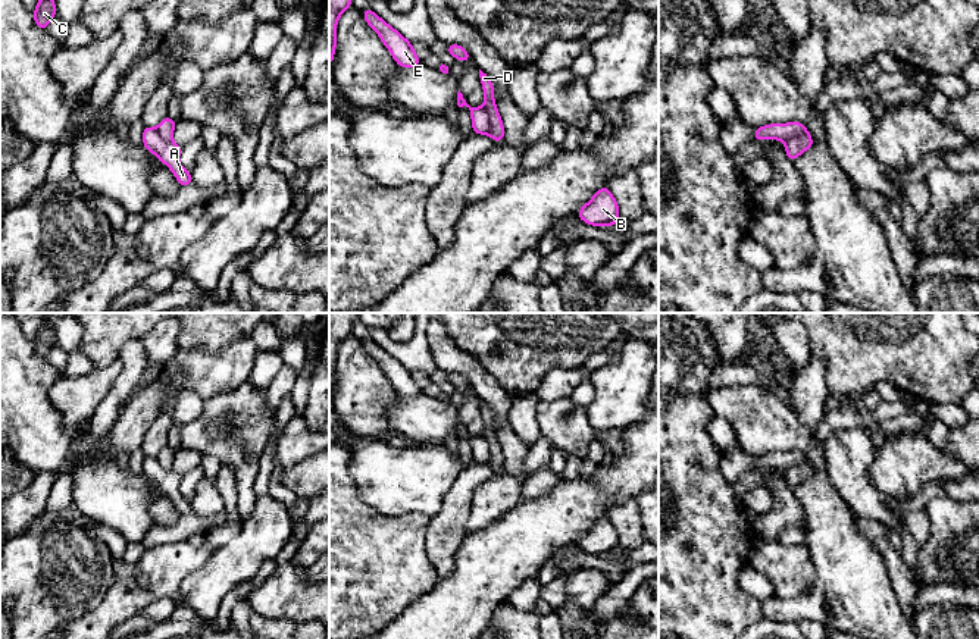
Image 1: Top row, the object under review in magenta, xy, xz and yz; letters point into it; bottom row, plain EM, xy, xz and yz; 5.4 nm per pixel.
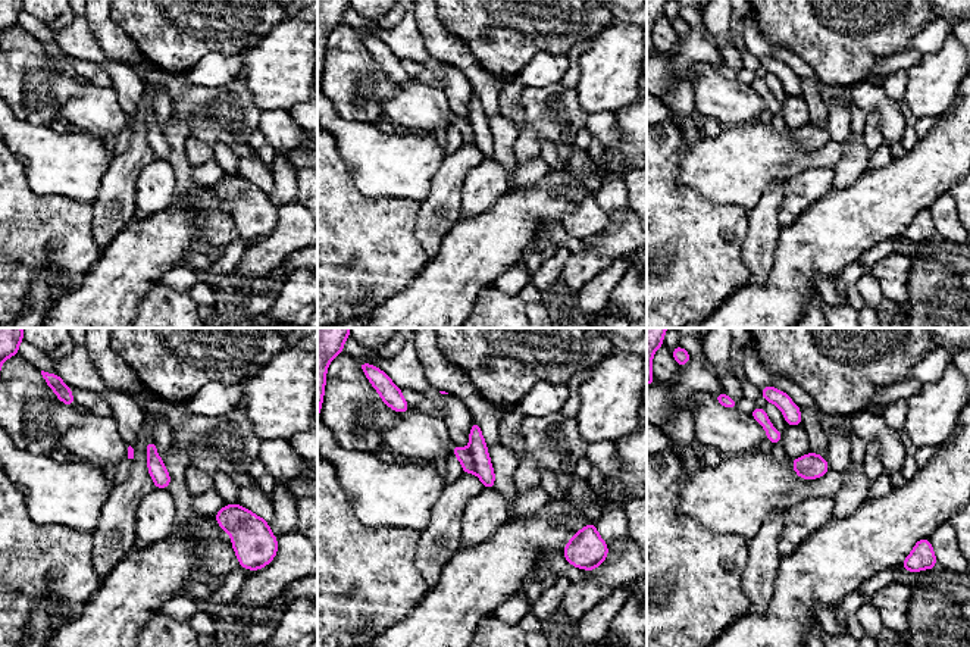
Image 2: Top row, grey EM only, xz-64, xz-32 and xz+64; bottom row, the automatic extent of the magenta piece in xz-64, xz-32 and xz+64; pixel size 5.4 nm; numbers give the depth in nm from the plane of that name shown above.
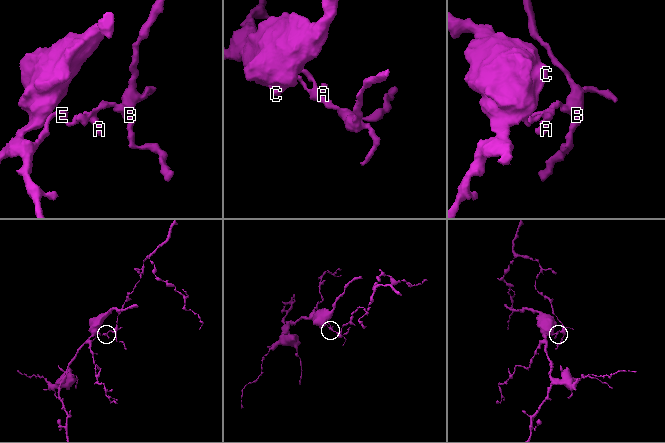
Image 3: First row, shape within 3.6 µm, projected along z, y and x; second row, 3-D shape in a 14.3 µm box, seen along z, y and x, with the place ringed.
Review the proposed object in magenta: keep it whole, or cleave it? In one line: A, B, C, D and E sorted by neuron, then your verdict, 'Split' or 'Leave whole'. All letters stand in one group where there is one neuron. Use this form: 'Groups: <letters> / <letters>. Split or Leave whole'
Groups: A C E / B D. Split

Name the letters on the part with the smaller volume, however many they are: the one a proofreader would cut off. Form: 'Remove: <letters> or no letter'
Remove: B, D

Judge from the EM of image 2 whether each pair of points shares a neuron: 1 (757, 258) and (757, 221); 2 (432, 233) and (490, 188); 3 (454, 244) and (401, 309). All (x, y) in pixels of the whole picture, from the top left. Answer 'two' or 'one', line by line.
1: one
2: two
3: one

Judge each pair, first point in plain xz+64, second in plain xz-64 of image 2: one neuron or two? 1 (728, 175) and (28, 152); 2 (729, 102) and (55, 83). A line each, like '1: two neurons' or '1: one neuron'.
1: one neuron
2: two neurons

